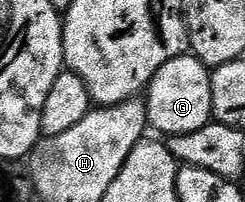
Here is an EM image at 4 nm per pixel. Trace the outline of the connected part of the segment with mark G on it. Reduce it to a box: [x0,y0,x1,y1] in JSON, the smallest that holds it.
[144,55,214,137]

